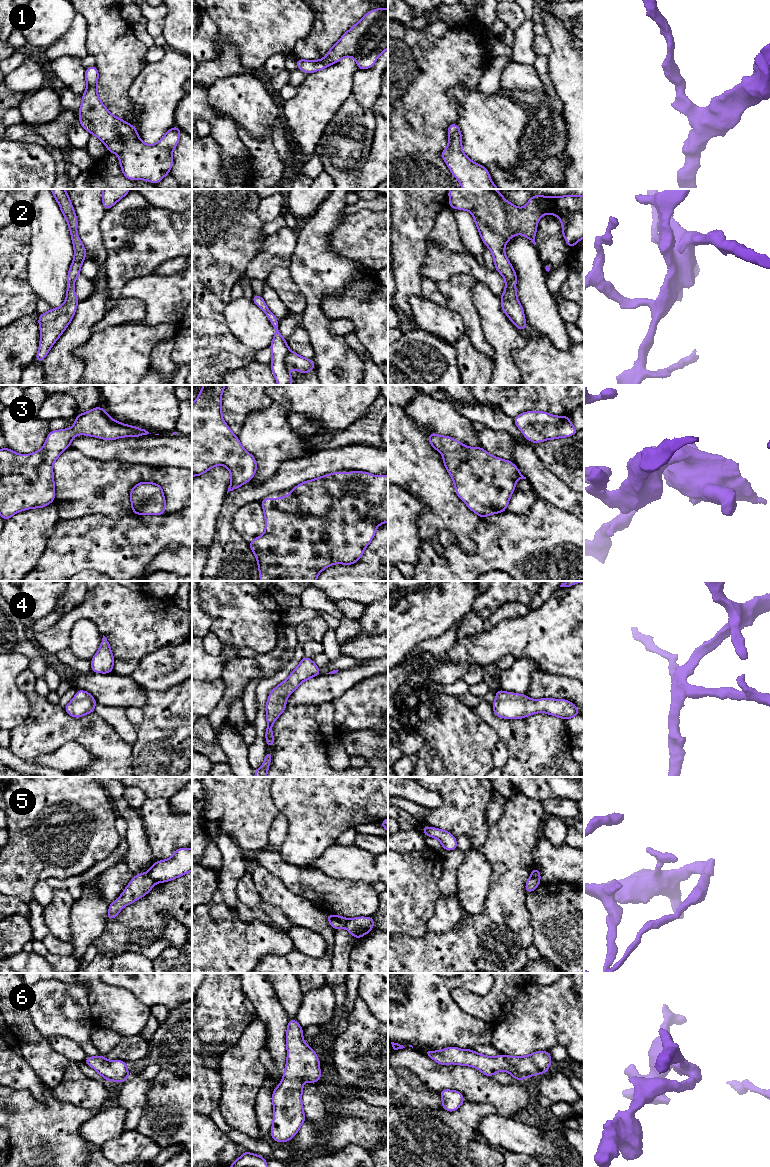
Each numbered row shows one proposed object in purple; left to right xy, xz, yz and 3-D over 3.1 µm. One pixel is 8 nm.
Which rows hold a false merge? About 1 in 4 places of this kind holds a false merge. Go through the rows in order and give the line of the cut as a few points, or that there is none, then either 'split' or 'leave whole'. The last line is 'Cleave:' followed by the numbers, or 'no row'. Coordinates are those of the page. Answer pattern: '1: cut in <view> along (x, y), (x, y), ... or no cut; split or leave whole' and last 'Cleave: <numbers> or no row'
1: no cut; leave whole
2: no cut; leave whole
3: no cut; leave whole
4: no cut; leave whole
5: cut in xy along (147, 872), (155, 882); split
6: no cut; leave whole
Cleave: 5

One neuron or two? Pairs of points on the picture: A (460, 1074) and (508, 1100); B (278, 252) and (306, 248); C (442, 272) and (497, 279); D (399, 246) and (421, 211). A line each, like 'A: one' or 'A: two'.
A: one
B: two
C: one
D: one

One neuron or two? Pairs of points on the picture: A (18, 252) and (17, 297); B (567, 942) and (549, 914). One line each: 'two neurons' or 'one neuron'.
A: one neuron
B: one neuron

